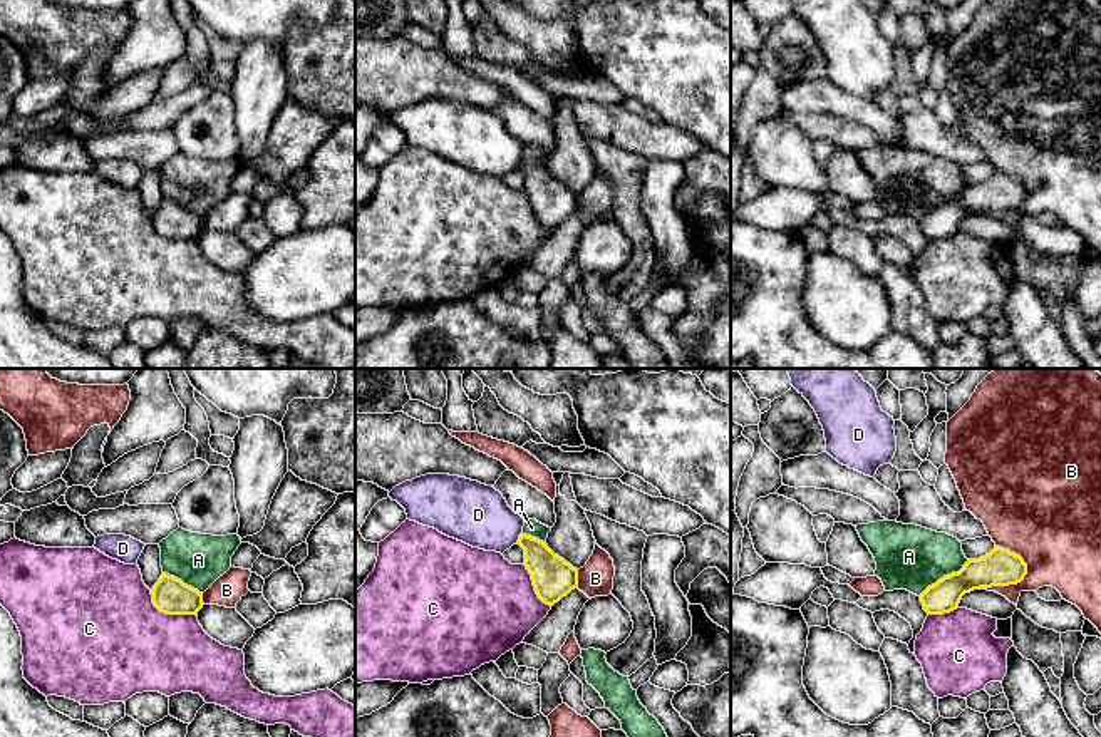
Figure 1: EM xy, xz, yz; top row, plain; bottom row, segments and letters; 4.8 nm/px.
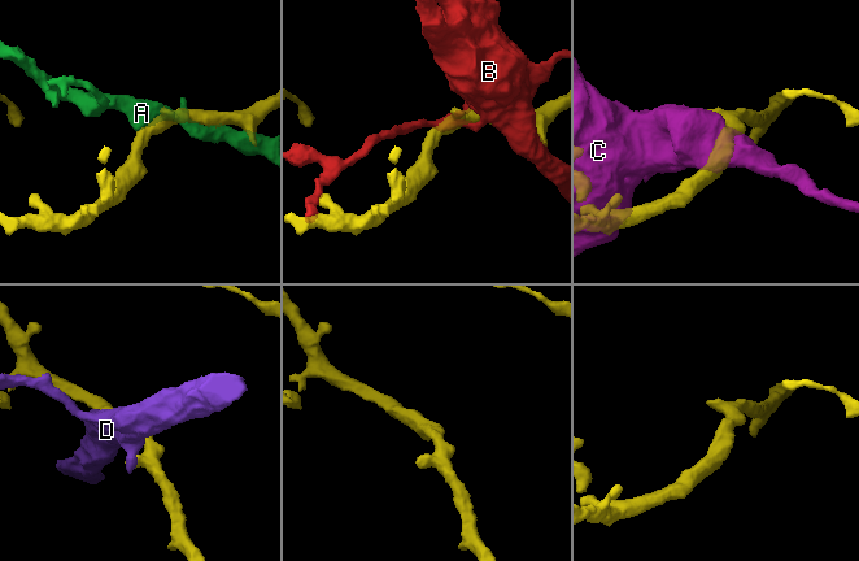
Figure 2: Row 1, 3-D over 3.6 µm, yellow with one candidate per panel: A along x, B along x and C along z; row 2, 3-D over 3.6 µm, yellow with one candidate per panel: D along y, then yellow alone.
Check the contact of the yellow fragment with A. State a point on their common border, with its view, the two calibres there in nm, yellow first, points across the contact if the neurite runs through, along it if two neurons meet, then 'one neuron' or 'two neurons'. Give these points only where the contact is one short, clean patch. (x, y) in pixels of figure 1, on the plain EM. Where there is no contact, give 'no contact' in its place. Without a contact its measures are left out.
meets yellow in yz at (944, 201); 160 nm thick on the yellow side, 320 nm on the other; two neurons

